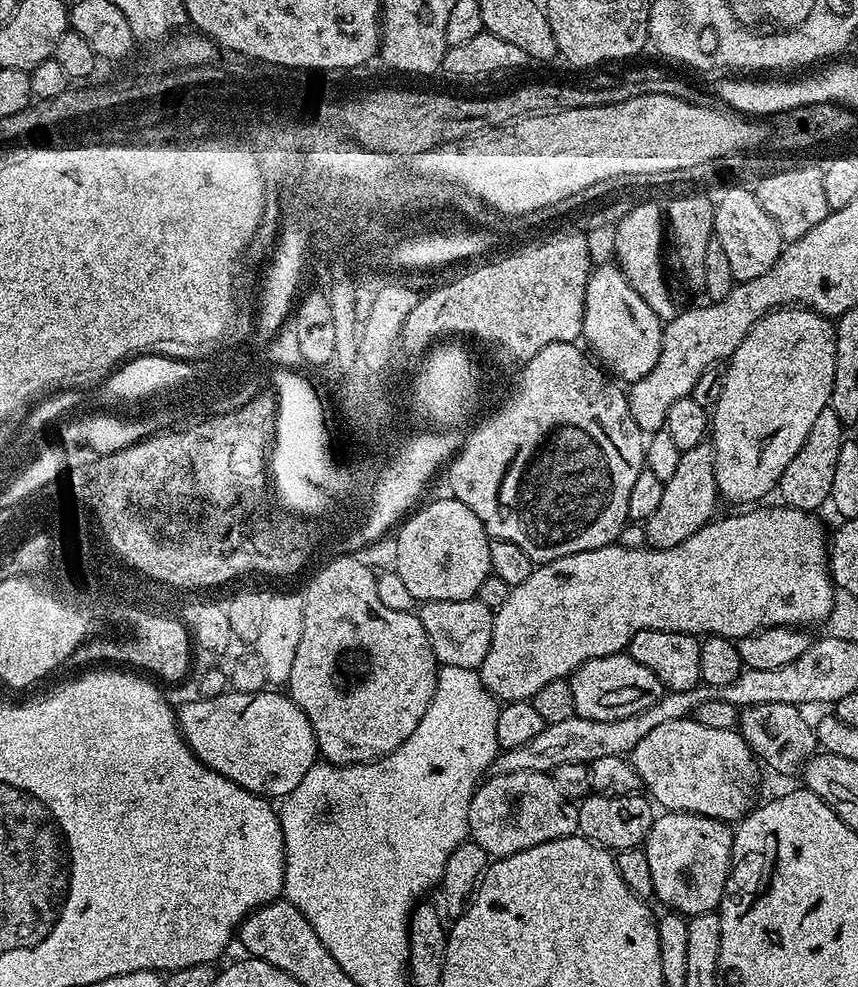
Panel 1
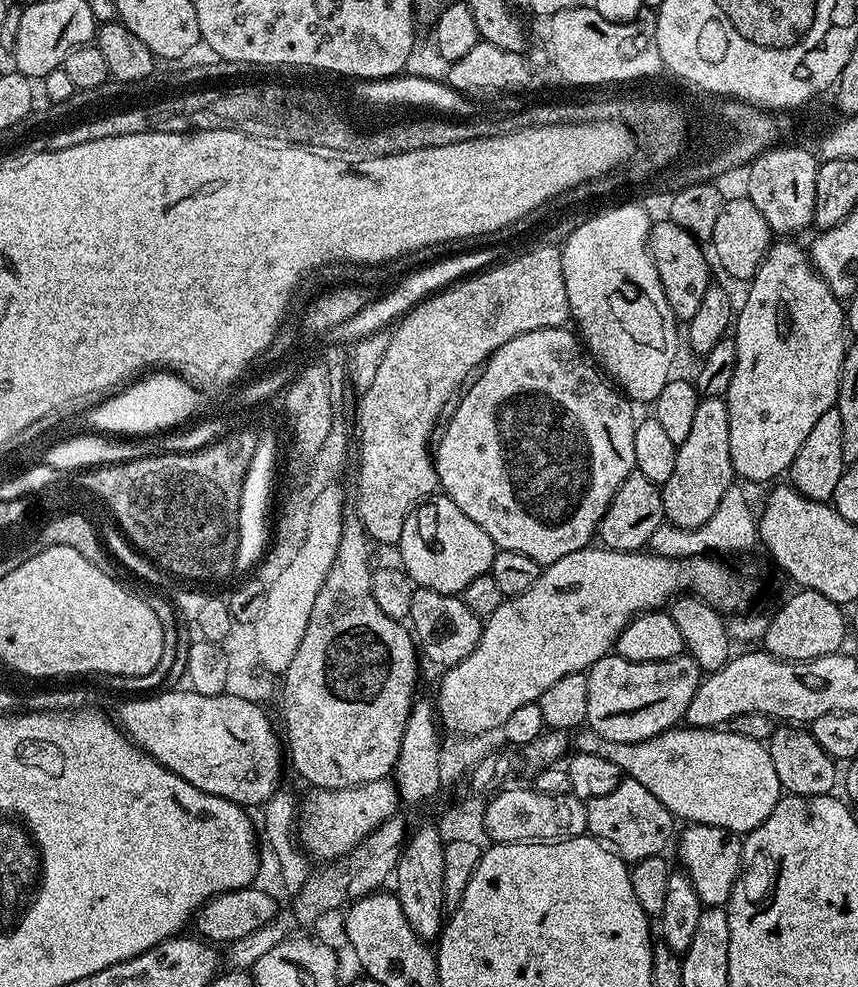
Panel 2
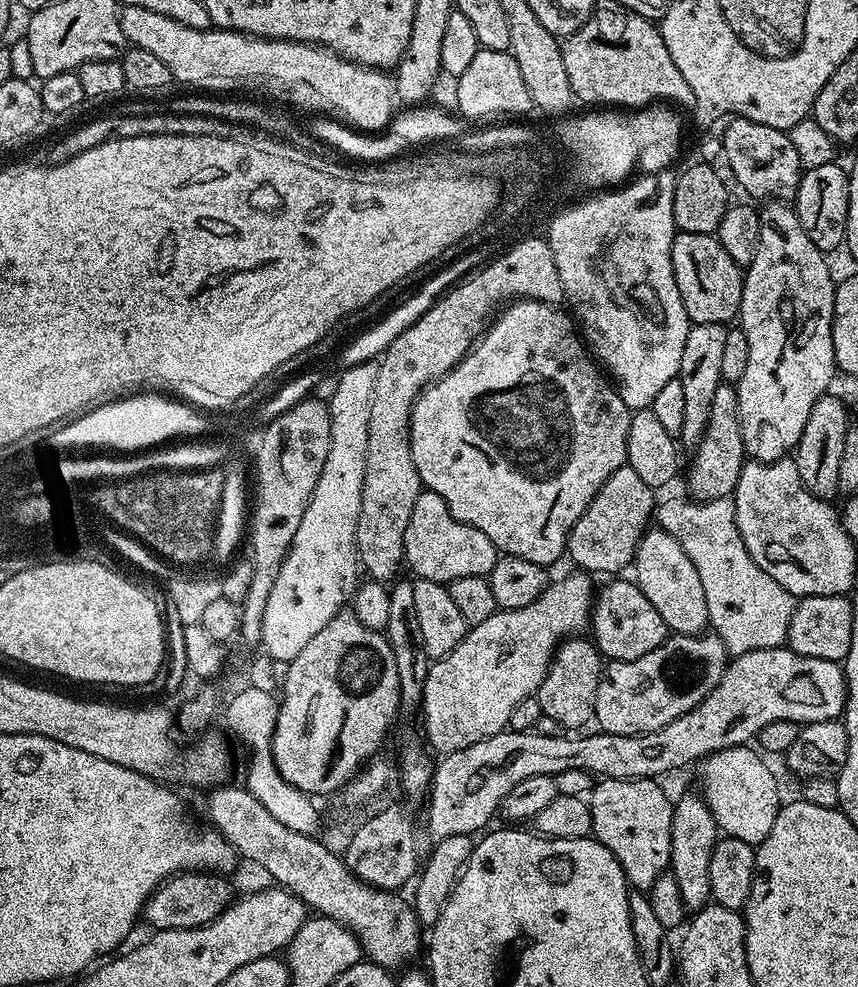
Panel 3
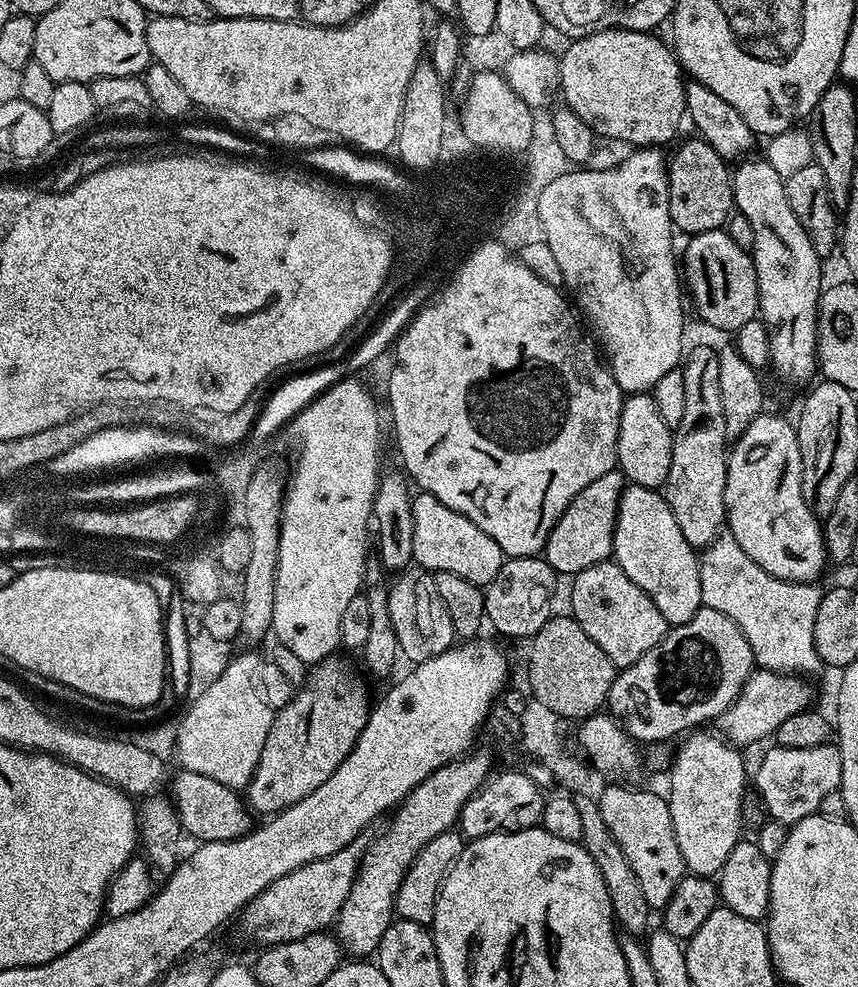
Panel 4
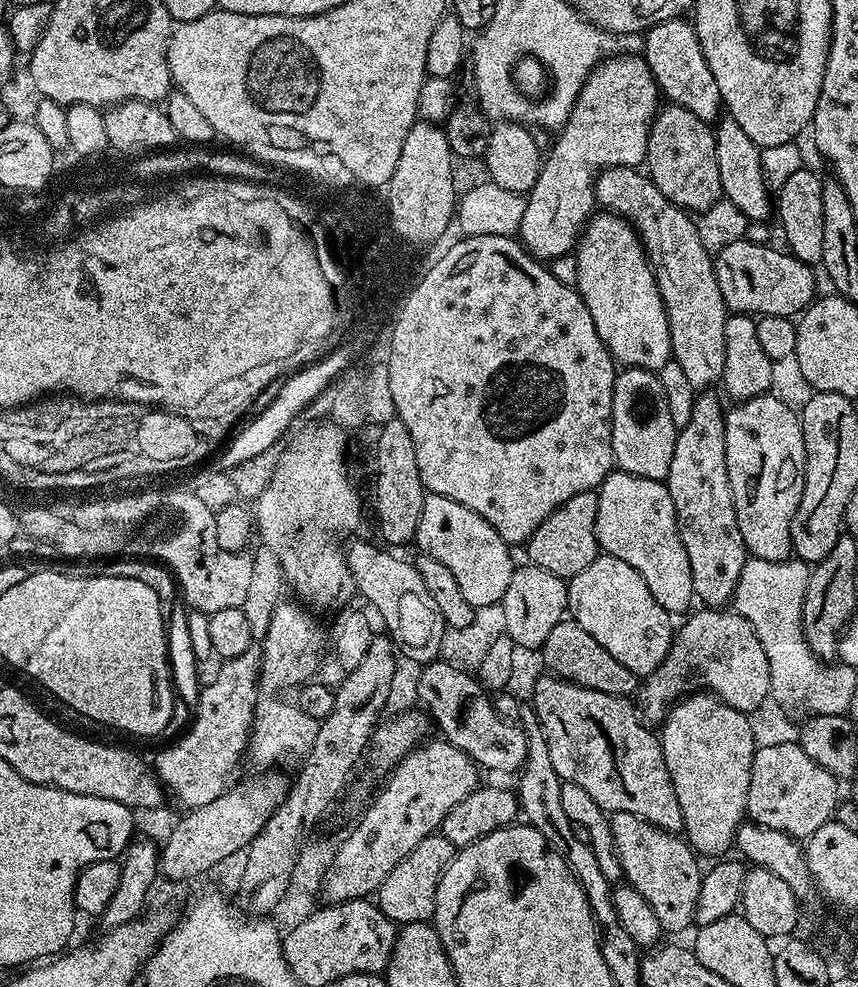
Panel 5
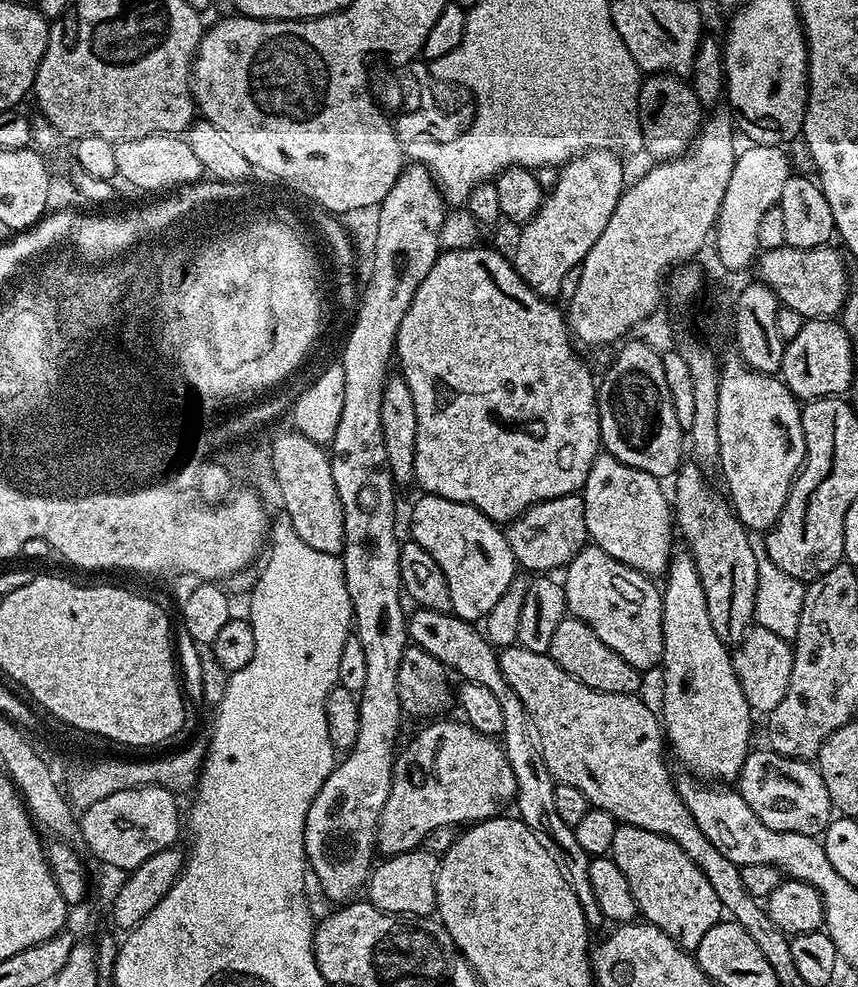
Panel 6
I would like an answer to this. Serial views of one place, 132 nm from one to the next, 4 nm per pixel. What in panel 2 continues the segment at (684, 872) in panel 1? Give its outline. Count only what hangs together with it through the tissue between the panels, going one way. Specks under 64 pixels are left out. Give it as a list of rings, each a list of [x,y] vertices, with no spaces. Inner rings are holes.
[[[689,823],[687,827],[685,827],[686,830],[684,833],[679,833],[678,836],[678,844],[680,840],[680,860],[682,863],[683,871],[687,872],[688,877],[690,878],[690,882],[694,886],[694,890],[698,890],[698,894],[700,895],[700,902],[701,904],[705,906],[724,906],[727,905],[728,899],[730,898],[730,894],[732,893],[732,888],[736,884],[736,879],[740,876],[740,863],[744,860],[744,842],[743,839],[737,833],[731,832],[728,829],[722,829],[718,826],[712,826],[712,825],[704,825],[704,824],[695,824],[695,823]]]

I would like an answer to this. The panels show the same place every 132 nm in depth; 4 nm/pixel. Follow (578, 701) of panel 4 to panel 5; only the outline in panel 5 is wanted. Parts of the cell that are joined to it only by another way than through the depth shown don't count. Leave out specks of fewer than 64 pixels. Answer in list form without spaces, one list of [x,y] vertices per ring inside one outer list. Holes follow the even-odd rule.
[[[571,618],[561,620],[558,626],[554,626],[554,630],[550,630],[550,638],[546,638],[542,653],[543,667],[569,684],[625,698],[631,697],[637,691],[638,677],[626,670],[622,662],[602,650],[602,646],[598,646],[598,642],[594,642],[594,638],[590,638],[590,634],[586,634],[586,630],[582,630],[582,626],[578,626]]]

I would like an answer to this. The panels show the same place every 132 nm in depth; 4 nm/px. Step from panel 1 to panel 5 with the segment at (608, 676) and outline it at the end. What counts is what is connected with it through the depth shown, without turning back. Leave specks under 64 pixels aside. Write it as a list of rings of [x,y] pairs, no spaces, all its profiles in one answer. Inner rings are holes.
[[[707,606],[699,610],[701,612],[693,611],[681,628],[679,625],[675,629],[672,645],[662,666],[658,666],[658,670],[650,673],[639,685],[638,712],[645,721],[663,721],[677,700],[695,693],[698,688],[696,676],[704,679],[703,687],[711,695],[725,700],[731,708],[745,714],[762,705],[770,690],[770,662],[766,662],[766,650],[762,650],[762,642],[758,642],[754,626],[750,626],[750,622],[734,610]]]

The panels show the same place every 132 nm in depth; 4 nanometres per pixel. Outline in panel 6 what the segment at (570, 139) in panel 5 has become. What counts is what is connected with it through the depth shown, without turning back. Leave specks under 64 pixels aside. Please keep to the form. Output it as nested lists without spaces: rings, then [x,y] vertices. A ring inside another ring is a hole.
[[[593,148],[591,152],[584,152],[568,161],[559,169],[560,177],[556,185],[545,195],[543,204],[530,218],[528,223],[519,229],[520,237],[516,240],[516,253],[511,253],[512,265],[516,273],[538,295],[545,298],[556,298],[562,290],[562,277],[569,270],[574,270],[583,264],[586,254],[590,254],[590,246],[598,242],[602,230],[606,230],[606,222],[610,222],[610,214],[614,214],[614,206],[618,206],[620,196],[624,193],[624,164],[617,153],[607,148]]]

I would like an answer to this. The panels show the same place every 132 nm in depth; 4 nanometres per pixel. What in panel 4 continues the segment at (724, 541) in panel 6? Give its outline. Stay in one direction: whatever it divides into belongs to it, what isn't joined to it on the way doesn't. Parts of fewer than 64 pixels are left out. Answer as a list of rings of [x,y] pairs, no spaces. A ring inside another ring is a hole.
[[[708,344],[691,348],[687,349],[682,360],[686,378],[686,407],[682,413],[682,422],[678,422],[672,433],[670,474],[666,474],[662,495],[670,510],[674,510],[674,518],[678,518],[678,530],[682,530],[682,538],[686,538],[692,548],[703,550],[713,544],[726,528],[724,491],[728,477],[726,453],[729,451],[730,441],[726,434],[726,414],[722,414],[722,390],[718,390],[718,351]]]

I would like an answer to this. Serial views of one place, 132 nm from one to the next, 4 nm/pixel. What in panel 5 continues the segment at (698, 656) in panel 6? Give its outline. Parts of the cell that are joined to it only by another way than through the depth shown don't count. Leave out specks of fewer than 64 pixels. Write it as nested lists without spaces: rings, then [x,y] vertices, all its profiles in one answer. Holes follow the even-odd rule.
[[[700,690],[677,700],[669,708],[662,727],[664,729],[659,729],[658,735],[666,758],[666,770],[670,770],[670,778],[674,782],[674,794],[678,794],[678,806],[682,806],[683,835],[692,851],[701,857],[723,857],[727,853],[724,851],[735,845],[736,832],[745,819],[748,807],[750,770],[757,750],[748,716],[731,708],[725,700]]]

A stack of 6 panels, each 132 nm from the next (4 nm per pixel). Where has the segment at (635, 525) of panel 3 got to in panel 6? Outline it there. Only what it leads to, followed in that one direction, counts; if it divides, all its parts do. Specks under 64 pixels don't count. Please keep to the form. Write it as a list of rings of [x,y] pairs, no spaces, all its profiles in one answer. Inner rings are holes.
[[[573,494],[562,498],[550,498],[530,506],[518,519],[507,525],[506,535],[516,563],[525,573],[552,574],[555,573],[555,568],[563,569],[589,543],[583,495]]]

